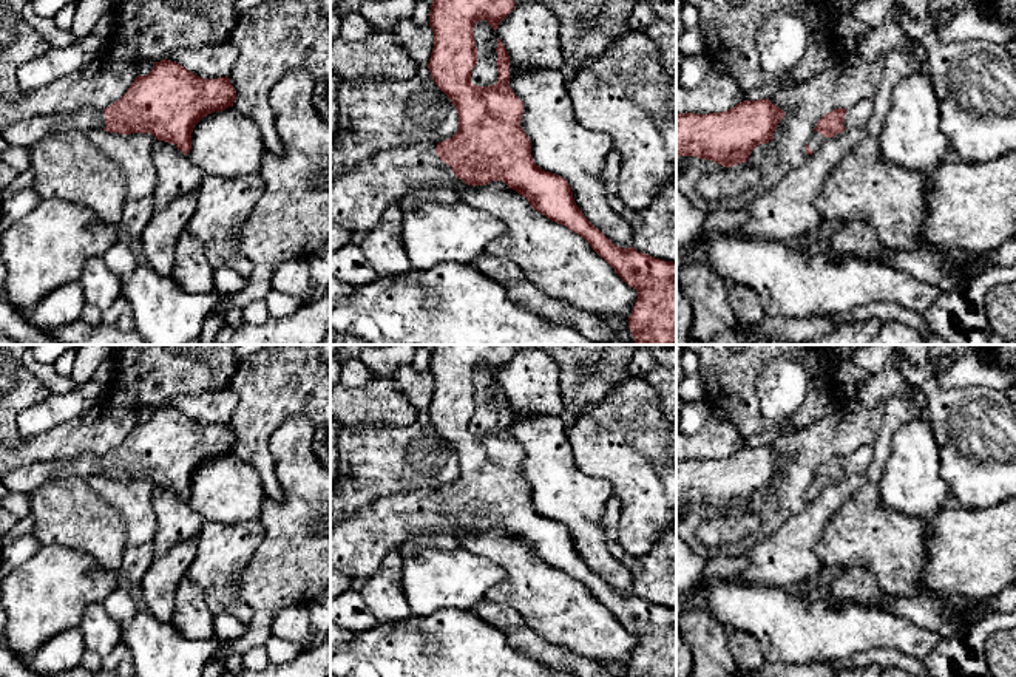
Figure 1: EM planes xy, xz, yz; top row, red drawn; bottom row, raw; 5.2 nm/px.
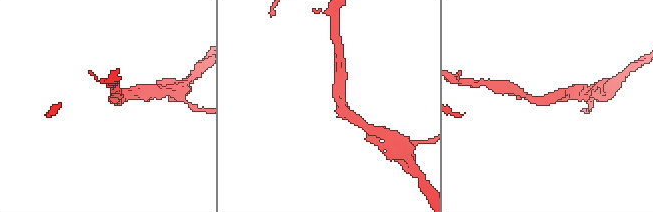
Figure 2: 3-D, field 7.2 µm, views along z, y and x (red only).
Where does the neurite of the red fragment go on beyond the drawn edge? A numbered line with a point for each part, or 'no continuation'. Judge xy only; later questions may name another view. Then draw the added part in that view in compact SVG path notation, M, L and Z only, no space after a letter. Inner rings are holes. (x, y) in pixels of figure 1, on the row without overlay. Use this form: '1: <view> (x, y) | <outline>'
1: xy (27, 479) | M80 453L65 461L46 461L22 468L15 468L0 476L0 482L9 492L19 492L29 496L39 487L51 481L68 478L91 478L105 475L105 461L102 454Z

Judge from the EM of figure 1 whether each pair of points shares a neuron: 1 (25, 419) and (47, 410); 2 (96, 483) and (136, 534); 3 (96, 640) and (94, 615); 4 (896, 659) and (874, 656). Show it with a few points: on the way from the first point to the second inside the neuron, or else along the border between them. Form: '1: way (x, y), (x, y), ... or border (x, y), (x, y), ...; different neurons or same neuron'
1: way (30, 419), (37, 419), (42, 415); same neuron
2: way (110, 490), (136, 520); same neuron
3: way (96, 634), (96, 622); same neuron
4: way (891, 659), (879, 656); same neuron

